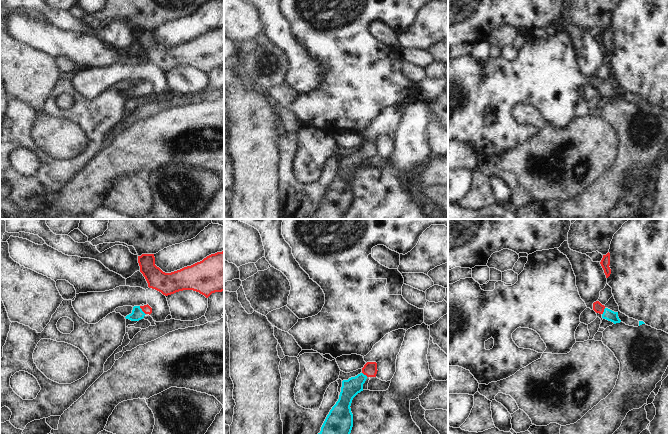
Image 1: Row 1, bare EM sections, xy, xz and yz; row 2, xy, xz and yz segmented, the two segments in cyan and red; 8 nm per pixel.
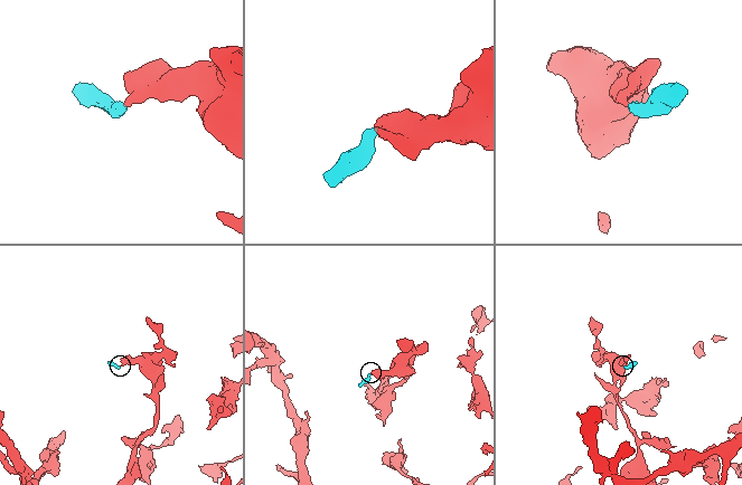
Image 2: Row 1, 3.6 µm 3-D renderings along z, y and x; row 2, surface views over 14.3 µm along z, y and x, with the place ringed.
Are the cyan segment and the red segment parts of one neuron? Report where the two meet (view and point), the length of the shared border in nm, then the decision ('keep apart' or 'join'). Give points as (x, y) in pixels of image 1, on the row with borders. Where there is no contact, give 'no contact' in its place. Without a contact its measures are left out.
contact xy (141, 310); length 90 nm; join

